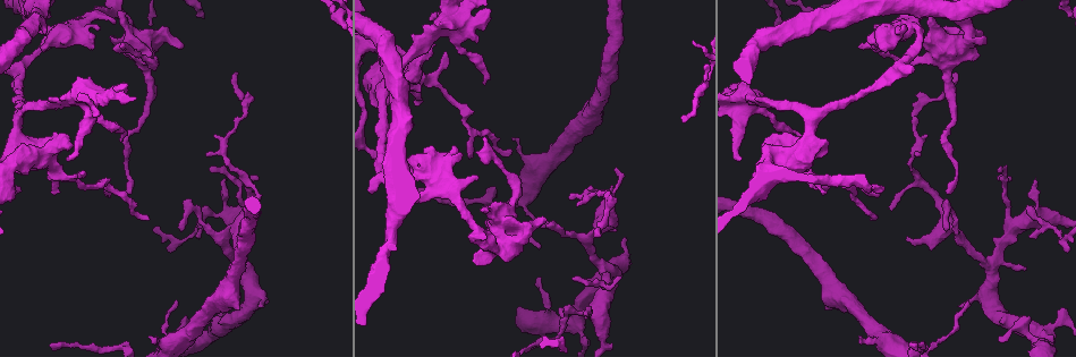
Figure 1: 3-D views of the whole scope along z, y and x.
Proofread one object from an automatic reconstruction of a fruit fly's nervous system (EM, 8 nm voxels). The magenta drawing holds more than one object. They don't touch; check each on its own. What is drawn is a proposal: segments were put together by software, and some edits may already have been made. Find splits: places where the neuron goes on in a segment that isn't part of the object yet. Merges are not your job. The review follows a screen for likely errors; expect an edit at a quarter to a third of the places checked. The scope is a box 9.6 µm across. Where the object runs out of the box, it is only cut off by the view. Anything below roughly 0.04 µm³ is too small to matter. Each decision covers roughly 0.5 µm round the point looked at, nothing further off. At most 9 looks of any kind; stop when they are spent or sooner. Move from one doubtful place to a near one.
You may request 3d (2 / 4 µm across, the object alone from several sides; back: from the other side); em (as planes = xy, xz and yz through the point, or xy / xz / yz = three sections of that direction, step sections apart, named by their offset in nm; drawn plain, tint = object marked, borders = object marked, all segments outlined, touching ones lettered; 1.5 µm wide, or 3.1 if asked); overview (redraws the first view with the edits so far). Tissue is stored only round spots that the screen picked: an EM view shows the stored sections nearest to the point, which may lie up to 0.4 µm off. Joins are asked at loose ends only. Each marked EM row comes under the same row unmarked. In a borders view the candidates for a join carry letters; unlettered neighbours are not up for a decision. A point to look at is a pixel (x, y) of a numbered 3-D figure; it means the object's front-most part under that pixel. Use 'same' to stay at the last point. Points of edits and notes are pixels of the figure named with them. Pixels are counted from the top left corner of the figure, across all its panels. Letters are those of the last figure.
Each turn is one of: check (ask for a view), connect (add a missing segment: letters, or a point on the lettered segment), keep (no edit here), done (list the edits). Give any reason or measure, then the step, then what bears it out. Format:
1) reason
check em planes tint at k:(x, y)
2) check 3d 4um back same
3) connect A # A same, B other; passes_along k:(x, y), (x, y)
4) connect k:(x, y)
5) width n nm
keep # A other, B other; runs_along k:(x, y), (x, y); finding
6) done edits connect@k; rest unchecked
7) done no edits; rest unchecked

thin end
check 3d 2um back at 1:(947, 192)

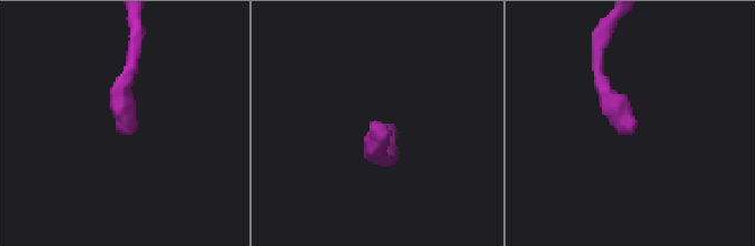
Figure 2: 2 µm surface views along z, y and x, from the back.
check em planes borders at 2:(630, 133)

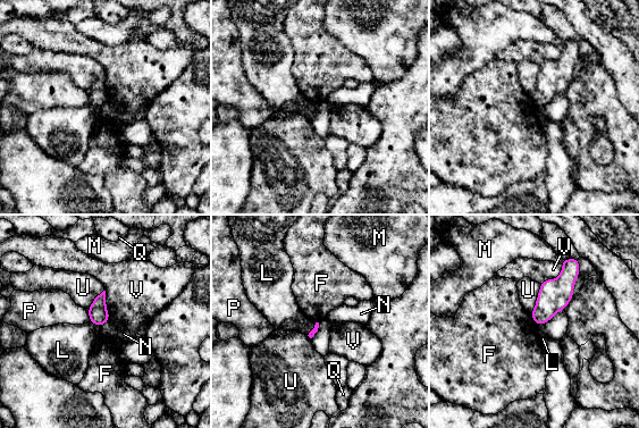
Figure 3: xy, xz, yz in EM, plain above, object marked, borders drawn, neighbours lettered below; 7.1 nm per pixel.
keep # F other, L other, M other, N other, P other, Q other, U other, V other; border 3:(530, 313), (537, 324); none of them fits

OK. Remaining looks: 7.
an open end
check em xz step 8 borders at 1:(152, 28)

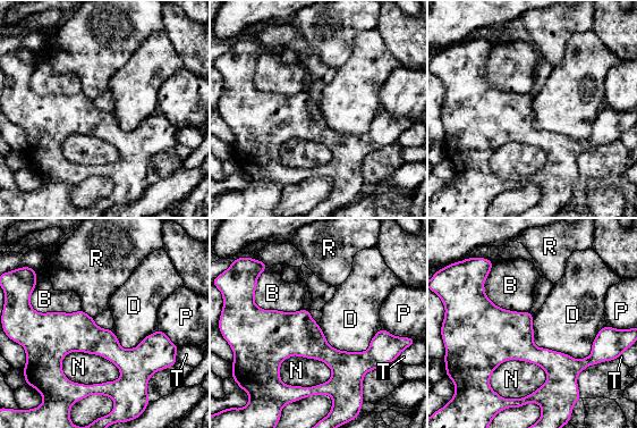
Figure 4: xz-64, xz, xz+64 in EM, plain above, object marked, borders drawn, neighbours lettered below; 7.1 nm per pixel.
keep # B other, D other, N other, P other, R other, T other; border 4:(60, 362), (94, 353), (121, 375); none of them fits

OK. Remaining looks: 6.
an open end
check 3d 4um at 1:(907, 240)

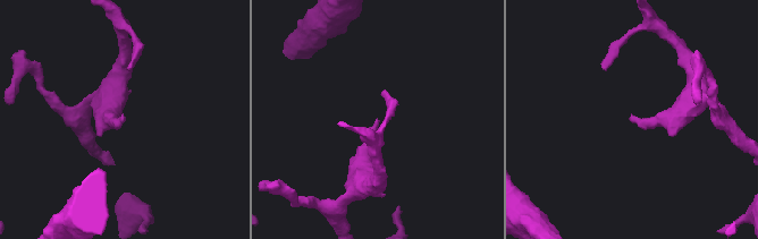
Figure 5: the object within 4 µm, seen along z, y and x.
check em planes borders at 5:(122, 117)

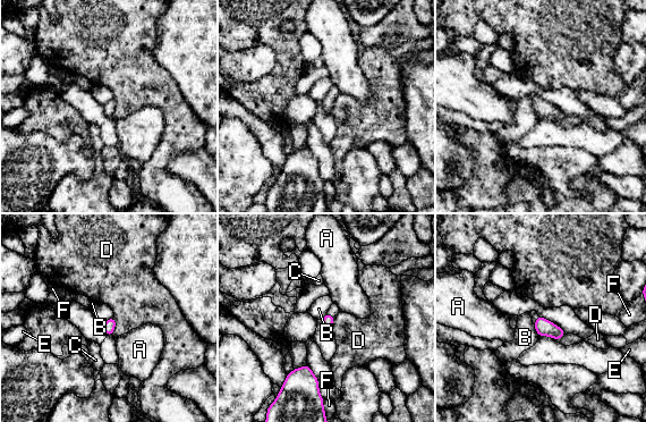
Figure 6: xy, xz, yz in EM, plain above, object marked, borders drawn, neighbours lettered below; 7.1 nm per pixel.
keep # A other, B other, C other, D other, E other, F other; border 6:(533, 325), (540, 336); no lettered segment goes on from it

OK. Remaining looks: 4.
an open end
check 3d 4um at 1:(859, 336)

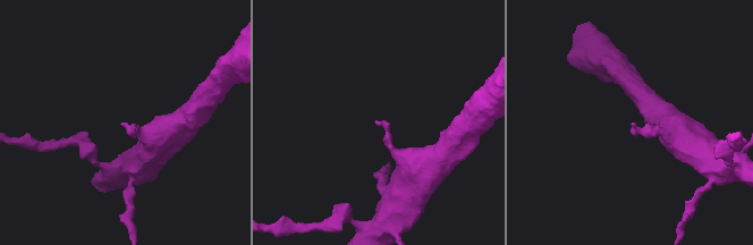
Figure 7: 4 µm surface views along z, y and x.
check em planes borders at 7:(376, 121)

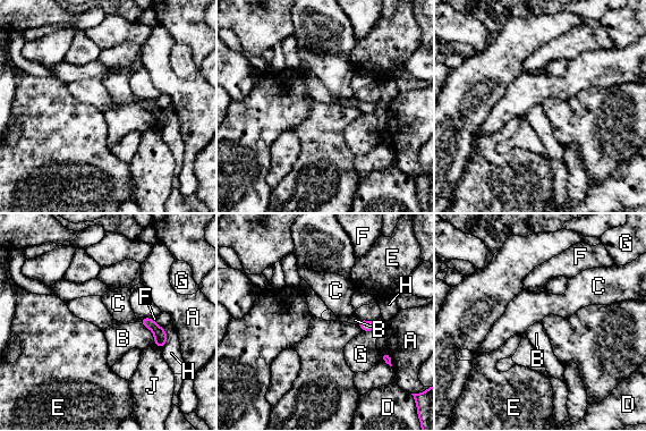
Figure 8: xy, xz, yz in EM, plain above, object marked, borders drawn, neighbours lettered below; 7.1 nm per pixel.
keep # A other, B other, C other, D other, E other, F other, G other, H other, J other; border 8:(359, 318), (366, 321), (374, 321); no lettered segment goes on from it

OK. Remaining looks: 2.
done no edits; rest unchecked

